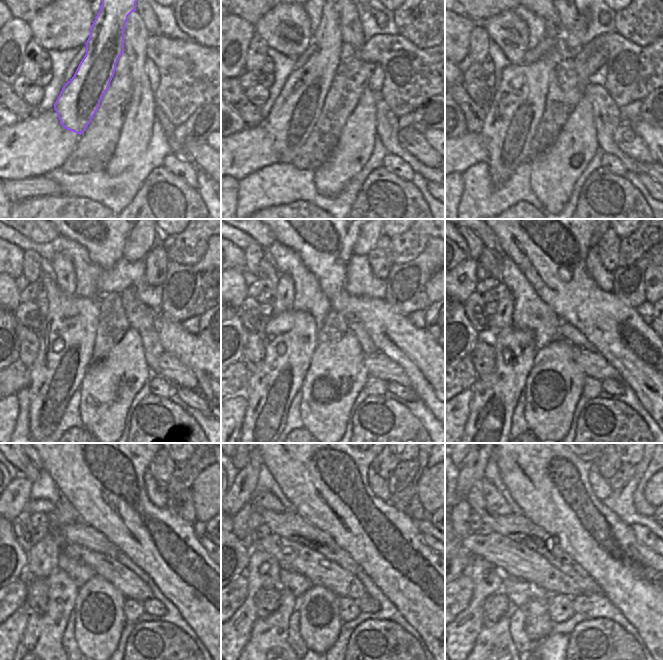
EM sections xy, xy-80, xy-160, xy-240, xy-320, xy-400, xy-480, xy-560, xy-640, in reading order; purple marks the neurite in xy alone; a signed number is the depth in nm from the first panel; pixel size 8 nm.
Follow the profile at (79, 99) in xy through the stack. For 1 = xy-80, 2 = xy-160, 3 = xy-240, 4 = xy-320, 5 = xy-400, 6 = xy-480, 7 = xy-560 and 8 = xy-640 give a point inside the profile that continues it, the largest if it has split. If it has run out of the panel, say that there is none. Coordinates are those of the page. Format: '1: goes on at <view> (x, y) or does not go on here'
1: goes on at xy-80 (295, 112)
2: goes on at xy-160 (517, 106)
3: goes on at xy-240 (55, 375)
4: goes on at xy-320 (270, 390)
5: goes on at xy-400 (494, 397)
6: goes on at xy-480 (40, 646)
7: goes on at xy-560 (268, 646)
8: goes on at xy-640 (493, 646)

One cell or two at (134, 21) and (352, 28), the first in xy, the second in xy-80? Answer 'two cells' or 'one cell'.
one cell

